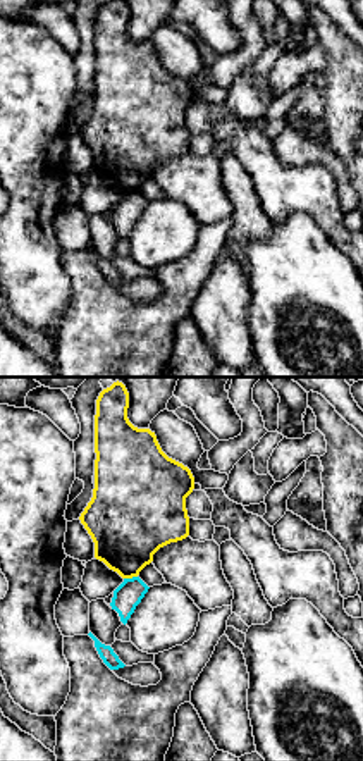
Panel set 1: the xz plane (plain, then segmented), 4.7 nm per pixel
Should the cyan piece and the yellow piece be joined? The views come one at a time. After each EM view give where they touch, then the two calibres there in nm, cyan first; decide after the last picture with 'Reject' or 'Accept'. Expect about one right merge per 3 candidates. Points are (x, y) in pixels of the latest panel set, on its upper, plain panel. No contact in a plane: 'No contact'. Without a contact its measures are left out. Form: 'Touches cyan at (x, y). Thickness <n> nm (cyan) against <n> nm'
Touches cyan at (129, 193). Thickness 120 nm (cyan) against 360 nm

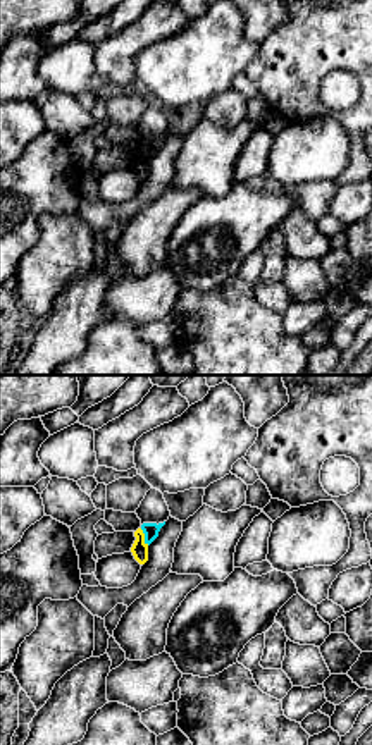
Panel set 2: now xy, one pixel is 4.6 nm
Touches cyan at (145, 152). Thickness 70 nm (cyan) against 80 nm

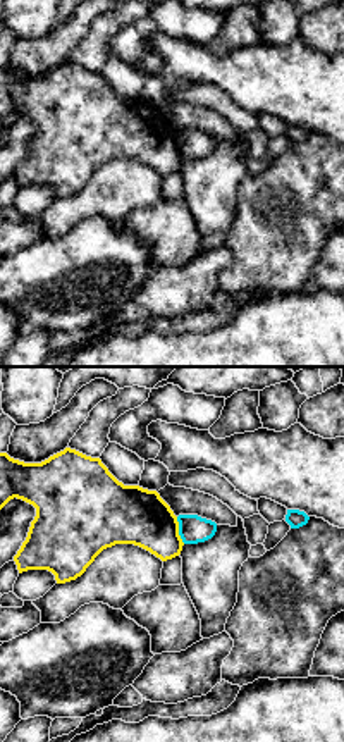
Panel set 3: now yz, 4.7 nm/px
Touches cyan at (179, 145). Thickness 140 nm (cyan) against 280 nm

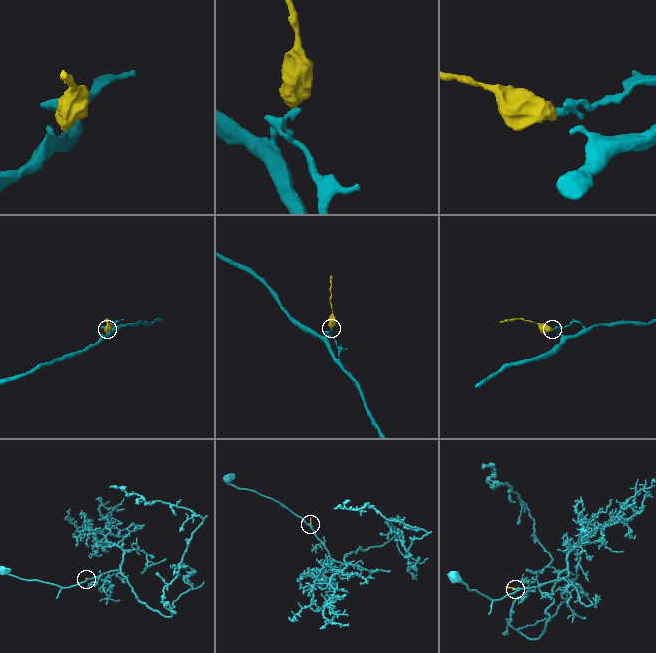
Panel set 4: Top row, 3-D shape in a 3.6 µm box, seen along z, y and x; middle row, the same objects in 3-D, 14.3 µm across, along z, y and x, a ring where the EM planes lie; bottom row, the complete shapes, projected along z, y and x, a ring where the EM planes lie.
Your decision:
Reject

